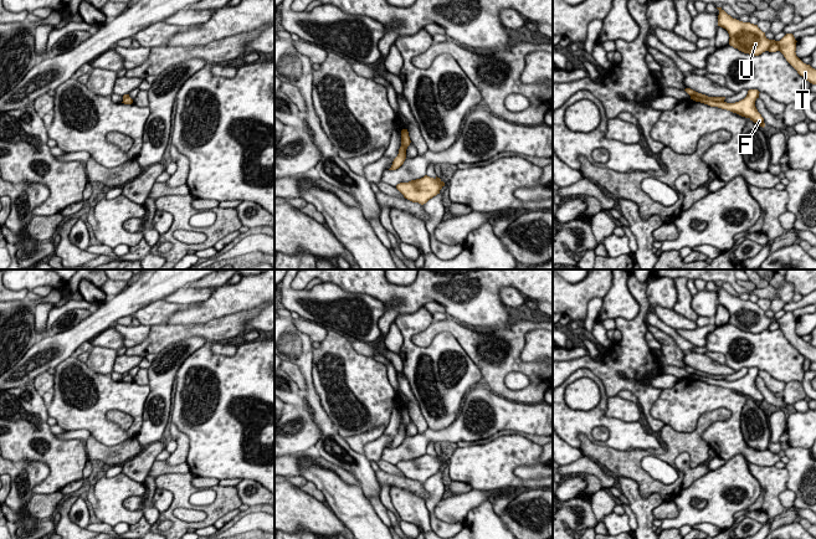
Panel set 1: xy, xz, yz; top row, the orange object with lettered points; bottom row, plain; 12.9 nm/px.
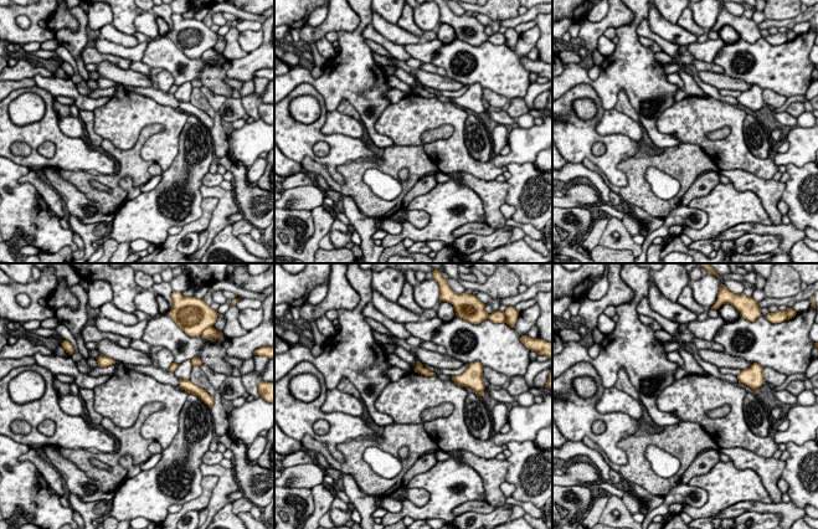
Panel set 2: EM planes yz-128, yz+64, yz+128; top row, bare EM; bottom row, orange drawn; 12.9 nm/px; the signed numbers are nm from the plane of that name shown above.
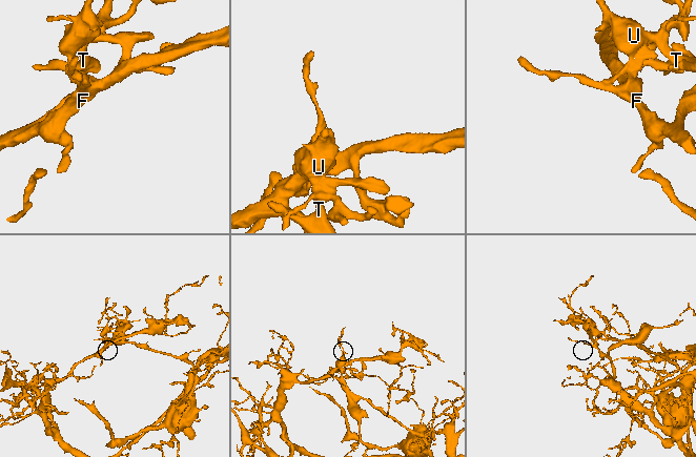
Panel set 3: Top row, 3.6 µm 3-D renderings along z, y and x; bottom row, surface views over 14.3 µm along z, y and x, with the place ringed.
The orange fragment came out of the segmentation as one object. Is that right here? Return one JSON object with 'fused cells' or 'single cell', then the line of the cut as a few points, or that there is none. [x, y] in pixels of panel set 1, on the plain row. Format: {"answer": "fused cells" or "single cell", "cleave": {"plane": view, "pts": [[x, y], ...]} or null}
{"answer": "fused cells", "cleave": {"plane": "yz", "pts": [[691, 374], [723, 380]]}}

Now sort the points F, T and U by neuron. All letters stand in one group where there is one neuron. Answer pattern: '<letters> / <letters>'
F / T U

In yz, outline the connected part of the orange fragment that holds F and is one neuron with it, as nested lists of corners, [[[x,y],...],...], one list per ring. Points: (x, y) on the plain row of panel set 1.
[[[749,368],[746,375],[735,381],[715,380],[697,374],[692,374],[691,378],[708,383],[710,385],[718,385],[722,387],[730,389],[741,395],[749,396],[750,399],[764,406],[765,405],[764,396],[761,395],[761,392],[758,390],[755,385],[755,379],[759,376],[759,371],[760,370],[758,368]]]

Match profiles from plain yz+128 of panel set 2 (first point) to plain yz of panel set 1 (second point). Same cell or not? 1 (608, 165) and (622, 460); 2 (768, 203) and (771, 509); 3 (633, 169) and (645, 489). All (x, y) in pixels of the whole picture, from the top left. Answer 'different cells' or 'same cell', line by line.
1: different cells
2: same cell
3: same cell

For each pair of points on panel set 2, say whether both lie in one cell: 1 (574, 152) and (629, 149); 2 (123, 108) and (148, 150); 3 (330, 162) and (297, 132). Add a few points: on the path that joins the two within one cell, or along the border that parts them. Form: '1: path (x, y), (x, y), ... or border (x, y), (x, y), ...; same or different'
1: path (587, 139), (605, 139), (616, 144); same
2: path (140, 111), (155, 113), (166, 124), (165, 133); same
3: path (333, 149), (333, 145), (324, 137), (309, 135); same

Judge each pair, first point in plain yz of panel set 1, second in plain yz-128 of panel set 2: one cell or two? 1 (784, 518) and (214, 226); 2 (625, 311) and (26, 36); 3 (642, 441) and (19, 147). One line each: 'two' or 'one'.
1: two
2: one
3: two

